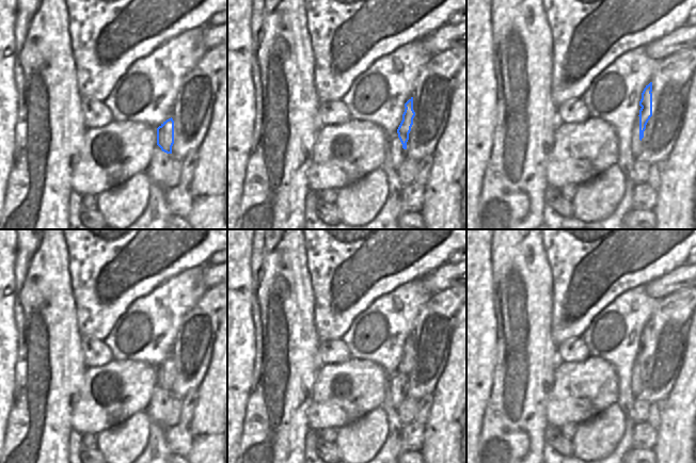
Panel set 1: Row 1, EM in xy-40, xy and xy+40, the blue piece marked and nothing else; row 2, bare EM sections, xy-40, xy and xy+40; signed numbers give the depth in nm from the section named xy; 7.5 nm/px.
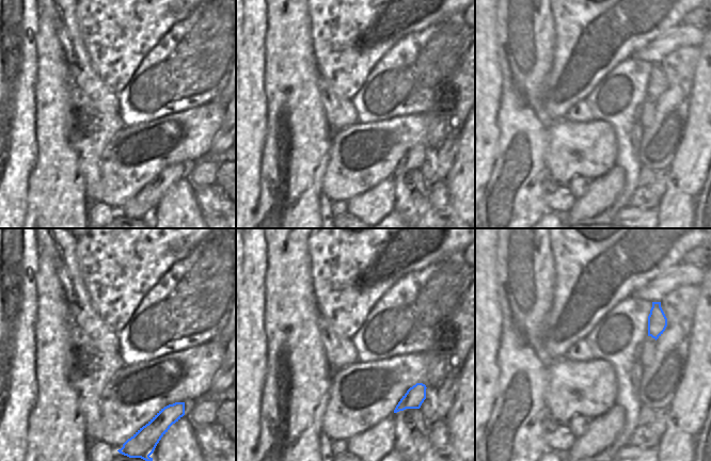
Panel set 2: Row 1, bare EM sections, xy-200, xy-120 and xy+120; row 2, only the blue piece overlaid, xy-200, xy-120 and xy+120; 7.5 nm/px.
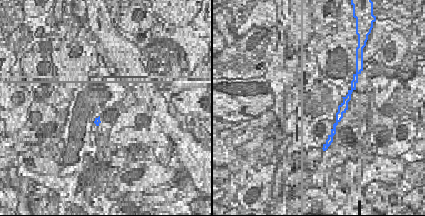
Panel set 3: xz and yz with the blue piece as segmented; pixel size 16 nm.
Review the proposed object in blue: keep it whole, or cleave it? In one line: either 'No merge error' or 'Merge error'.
No merge error

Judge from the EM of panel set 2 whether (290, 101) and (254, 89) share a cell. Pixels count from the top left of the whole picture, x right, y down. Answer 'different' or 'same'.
different

